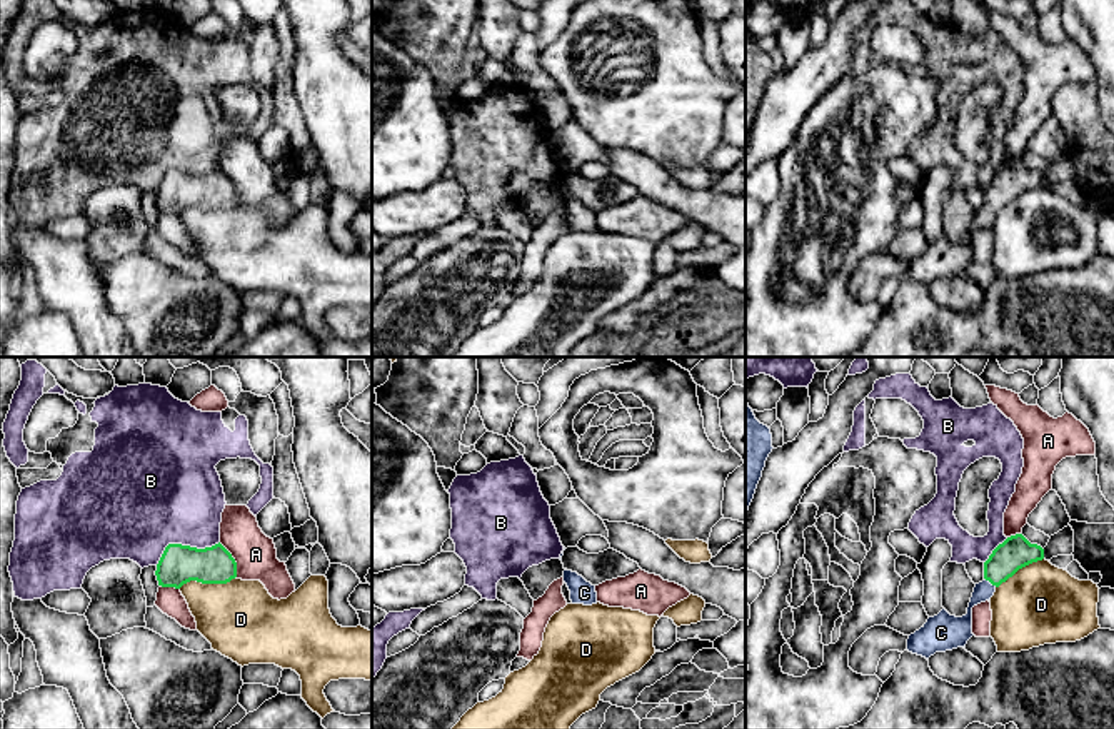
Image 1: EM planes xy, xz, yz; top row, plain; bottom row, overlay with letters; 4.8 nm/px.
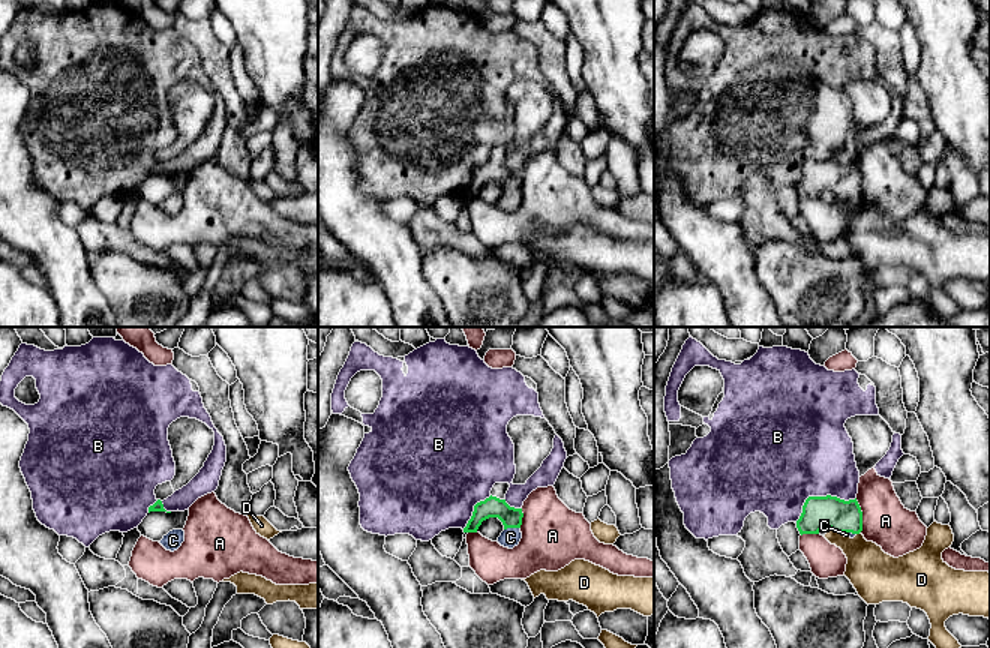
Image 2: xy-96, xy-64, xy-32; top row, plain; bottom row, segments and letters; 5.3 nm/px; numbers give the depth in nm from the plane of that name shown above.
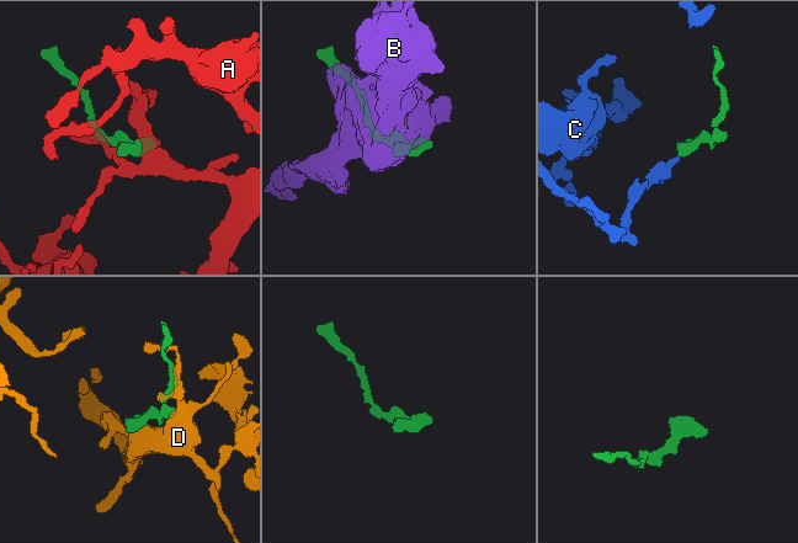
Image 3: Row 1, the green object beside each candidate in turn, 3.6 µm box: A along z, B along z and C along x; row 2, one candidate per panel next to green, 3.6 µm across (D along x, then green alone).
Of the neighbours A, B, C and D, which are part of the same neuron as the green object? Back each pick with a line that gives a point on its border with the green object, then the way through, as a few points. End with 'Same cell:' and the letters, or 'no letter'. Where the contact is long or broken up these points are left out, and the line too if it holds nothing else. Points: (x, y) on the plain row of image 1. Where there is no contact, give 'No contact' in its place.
C: Touches green at yz (991, 209). Path across: yz (1014, 179), (996, 197), (991, 209), (971, 231), (963, 252)
Same cell: C

